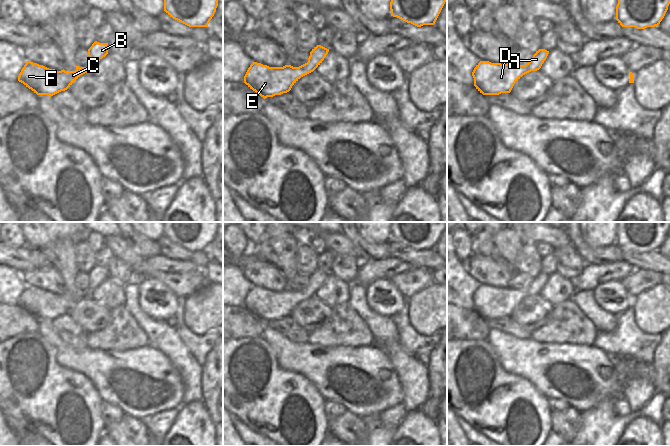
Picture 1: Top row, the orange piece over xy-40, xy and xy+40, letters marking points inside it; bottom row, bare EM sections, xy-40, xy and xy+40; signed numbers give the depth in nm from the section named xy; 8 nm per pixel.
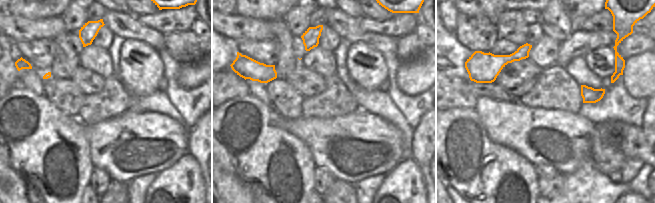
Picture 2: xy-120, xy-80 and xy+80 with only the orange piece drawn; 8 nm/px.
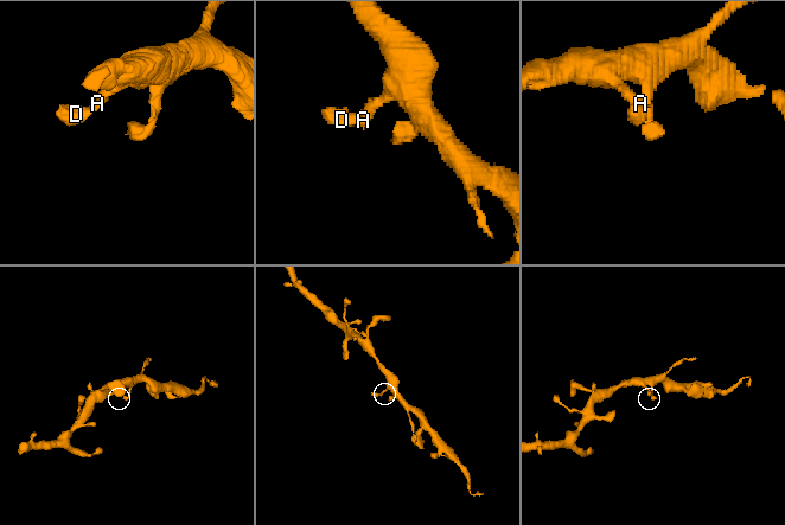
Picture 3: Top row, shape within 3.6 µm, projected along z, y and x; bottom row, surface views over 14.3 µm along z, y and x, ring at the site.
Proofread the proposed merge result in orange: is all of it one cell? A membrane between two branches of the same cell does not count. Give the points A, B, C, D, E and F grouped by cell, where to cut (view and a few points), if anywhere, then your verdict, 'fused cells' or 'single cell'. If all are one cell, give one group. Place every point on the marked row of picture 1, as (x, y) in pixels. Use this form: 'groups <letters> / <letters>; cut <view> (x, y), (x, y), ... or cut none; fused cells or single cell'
groups A B C D E F; cut none; single cell

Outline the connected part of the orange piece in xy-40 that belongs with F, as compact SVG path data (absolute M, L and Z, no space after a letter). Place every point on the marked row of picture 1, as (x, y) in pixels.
M95 41L88 49L88 66L76 66L75 71L57 71L43 65L26 61L22 68L18 81L31 89L37 95L49 95L50 97L67 90L81 75L88 73L90 67L98 63L108 54L108 43Z

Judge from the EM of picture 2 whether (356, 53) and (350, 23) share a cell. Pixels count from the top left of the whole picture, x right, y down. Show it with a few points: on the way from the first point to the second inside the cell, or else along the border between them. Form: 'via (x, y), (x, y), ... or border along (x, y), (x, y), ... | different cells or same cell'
border along (350, 43), (365, 42), (376, 50) | different cells

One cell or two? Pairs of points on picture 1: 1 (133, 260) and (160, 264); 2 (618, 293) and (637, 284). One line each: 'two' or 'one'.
1: two
2: two

